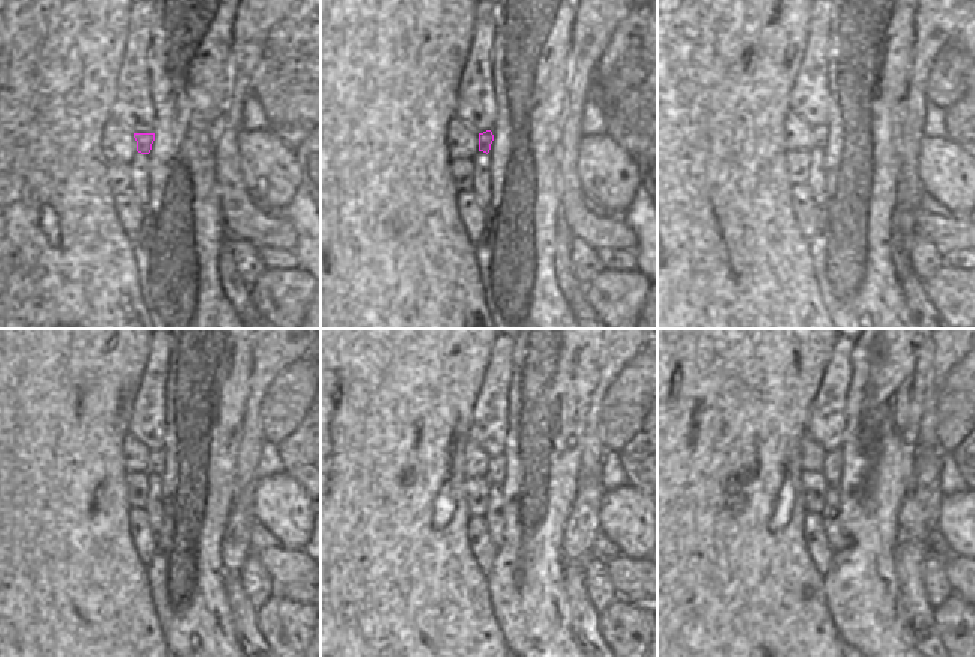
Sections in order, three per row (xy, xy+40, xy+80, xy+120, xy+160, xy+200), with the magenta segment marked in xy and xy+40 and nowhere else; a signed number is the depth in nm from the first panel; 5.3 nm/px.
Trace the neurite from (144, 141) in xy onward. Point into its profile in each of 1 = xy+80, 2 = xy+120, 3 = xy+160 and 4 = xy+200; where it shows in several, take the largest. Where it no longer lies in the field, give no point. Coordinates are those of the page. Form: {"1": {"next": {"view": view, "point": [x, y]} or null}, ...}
{"1": {"next": {"view": "xy+80", "point": [821, 134]}}, "2": {"next": {"view": "xy+120", "point": [156, 467]}}, "3": {"next": {"view": "xy+160", "point": [495, 474]}}, "4": {"next": {"view": "xy+200", "point": [834, 461]}}}

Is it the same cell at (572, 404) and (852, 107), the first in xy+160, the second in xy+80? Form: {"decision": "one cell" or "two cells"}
{"decision": "one cell"}

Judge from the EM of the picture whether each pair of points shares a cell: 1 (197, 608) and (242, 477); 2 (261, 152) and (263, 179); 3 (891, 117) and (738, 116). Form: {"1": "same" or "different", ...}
{"1": "different", "2": "same", "3": "different"}

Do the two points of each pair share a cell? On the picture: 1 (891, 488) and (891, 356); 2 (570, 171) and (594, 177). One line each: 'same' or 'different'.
1: same
2: different

